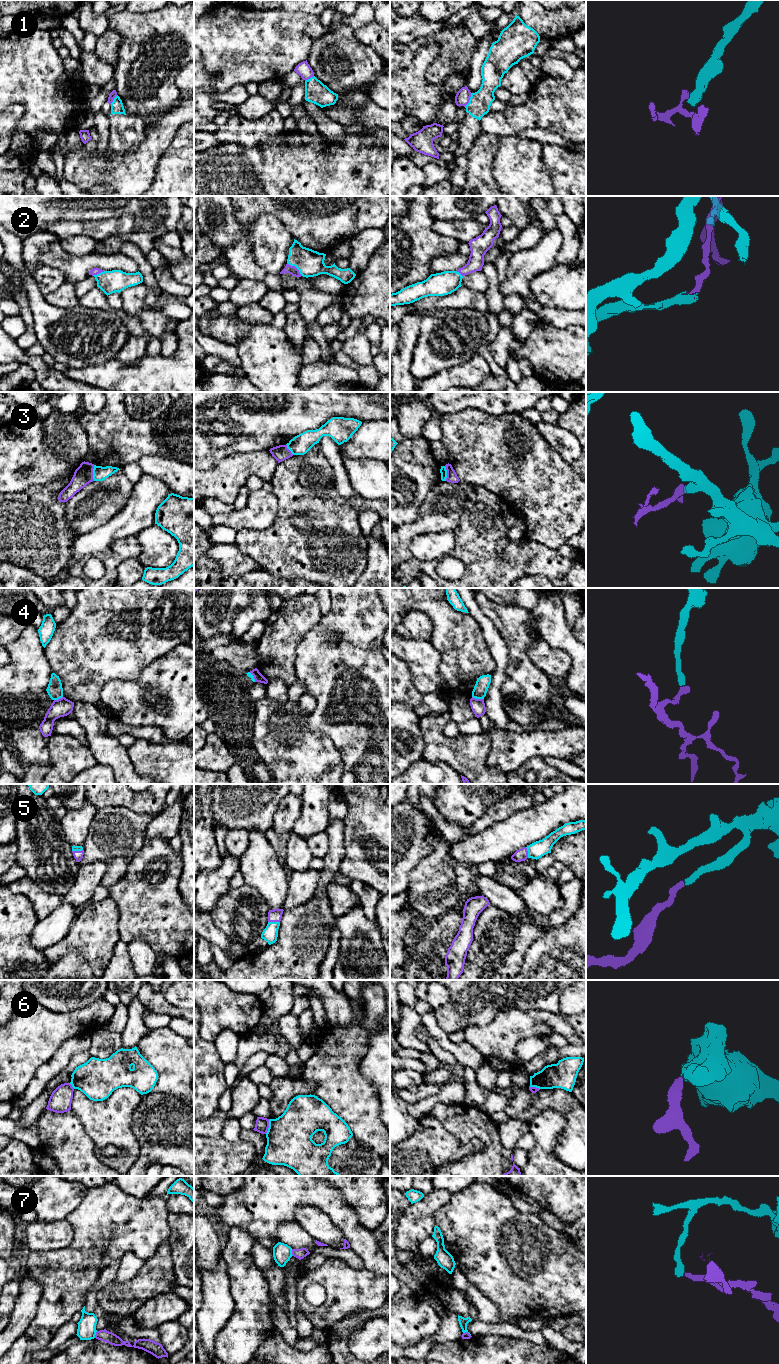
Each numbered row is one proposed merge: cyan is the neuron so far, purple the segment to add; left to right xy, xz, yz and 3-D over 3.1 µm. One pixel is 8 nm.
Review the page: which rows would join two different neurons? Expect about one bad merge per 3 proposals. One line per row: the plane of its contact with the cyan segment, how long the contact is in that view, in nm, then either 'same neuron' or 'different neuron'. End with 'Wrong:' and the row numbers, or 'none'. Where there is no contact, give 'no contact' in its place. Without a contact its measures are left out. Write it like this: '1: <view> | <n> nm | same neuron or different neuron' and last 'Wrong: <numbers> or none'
1: yz | 130 nm | different neuron
2: xz | 170 nm | same neuron
3: xy | 130 nm | different neuron
4: yz | 100 nm | different neuron
5: xz | 100 nm | same neuron
6: xz | 130 nm | different neuron
7: xy | 60 nm | different neuron
Wrong: 1, 3, 4, 6, 7

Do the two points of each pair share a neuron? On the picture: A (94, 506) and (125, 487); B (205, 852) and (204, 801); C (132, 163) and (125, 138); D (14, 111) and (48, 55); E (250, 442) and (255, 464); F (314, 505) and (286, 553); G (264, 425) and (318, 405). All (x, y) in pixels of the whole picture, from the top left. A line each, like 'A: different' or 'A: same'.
A: same
B: same
C: different
D: different
E: different
F: same
G: same

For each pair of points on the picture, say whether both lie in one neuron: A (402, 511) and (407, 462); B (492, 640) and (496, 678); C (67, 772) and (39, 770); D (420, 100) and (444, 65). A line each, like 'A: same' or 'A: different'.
A: same
B: same
C: different
D: different

